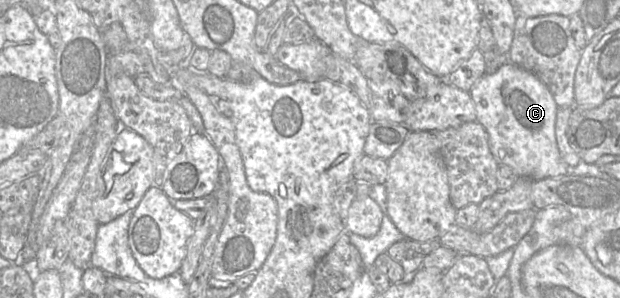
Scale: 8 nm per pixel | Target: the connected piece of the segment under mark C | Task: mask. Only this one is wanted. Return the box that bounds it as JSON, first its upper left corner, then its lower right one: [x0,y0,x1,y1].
[469,61,571,180]

